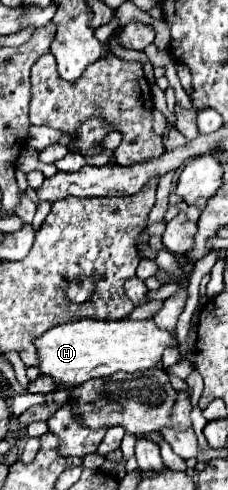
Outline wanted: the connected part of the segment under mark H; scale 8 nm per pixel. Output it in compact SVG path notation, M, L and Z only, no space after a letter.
M152 318L146 320L74 320L60 326L50 328L44 332L36 342L38 356L40 356L40 372L46 376L52 376L56 384L64 386L80 386L90 378L104 378L112 376L114 372L138 372L156 368L162 360L162 354L166 348L176 348L178 340L174 332L160 330Z

